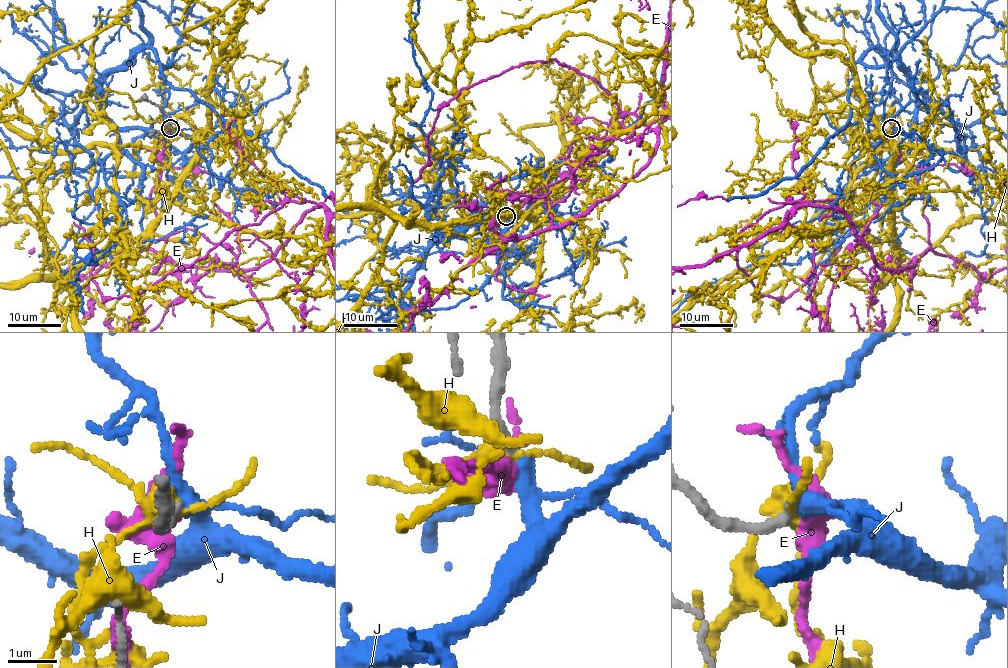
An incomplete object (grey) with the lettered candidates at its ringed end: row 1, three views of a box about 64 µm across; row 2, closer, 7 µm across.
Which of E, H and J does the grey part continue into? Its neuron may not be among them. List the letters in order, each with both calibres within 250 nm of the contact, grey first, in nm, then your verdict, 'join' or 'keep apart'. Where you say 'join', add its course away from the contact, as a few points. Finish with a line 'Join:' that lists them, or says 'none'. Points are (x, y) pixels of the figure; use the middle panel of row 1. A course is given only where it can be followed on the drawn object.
E: 220/440 nm | keep apart
H: 240/280 nm | keep apart
J: 220/240 nm | join
Join: J

